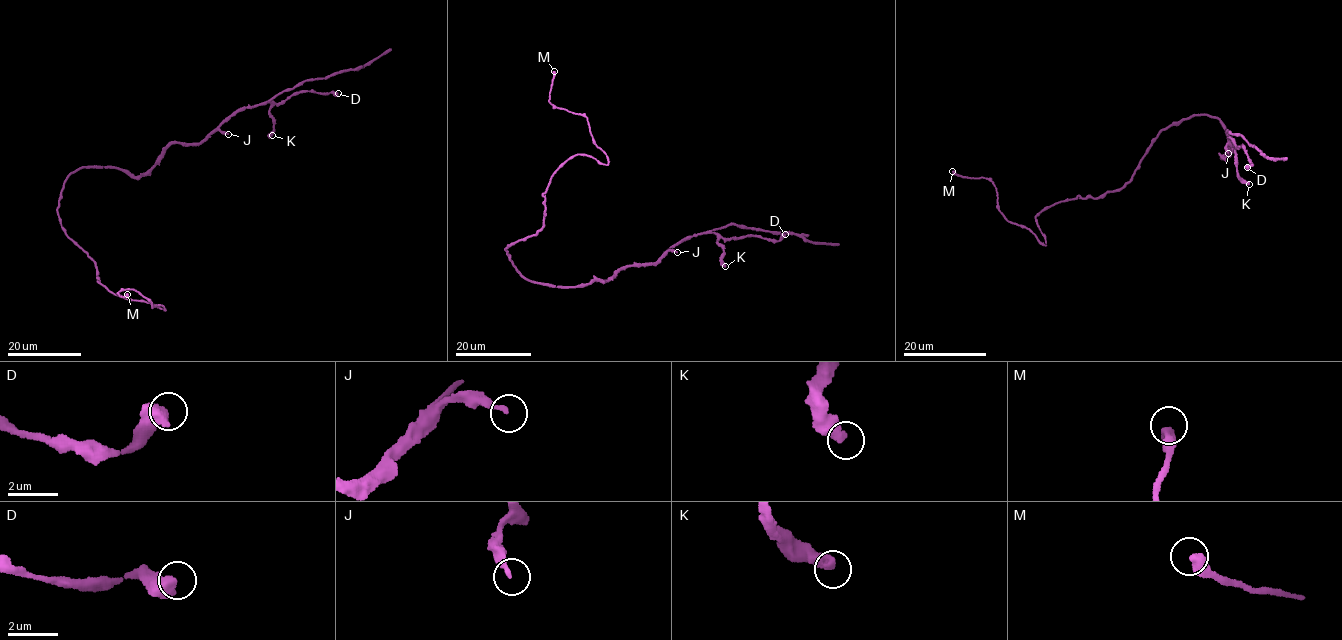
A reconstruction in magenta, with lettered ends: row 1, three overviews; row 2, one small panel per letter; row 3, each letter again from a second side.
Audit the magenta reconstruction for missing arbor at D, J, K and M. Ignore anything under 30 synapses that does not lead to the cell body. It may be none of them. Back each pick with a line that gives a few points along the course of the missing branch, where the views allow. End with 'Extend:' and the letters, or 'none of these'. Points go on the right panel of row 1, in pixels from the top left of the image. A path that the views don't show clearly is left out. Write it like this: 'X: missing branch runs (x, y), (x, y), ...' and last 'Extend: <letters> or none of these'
Extend: none of these

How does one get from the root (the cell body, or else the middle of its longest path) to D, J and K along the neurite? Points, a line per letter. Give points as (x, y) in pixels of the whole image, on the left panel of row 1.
D: (75, 171), (114, 166), (146, 175), (170, 144), (200, 143), (247, 106), (284, 102), (301, 91), (338, 93)
J: (75, 171), (114, 166), (134, 176), (146, 175), (170, 144), (201, 143), (217, 130), (228, 134)
K: (75, 171), (114, 166), (146, 175), (170, 144), (200, 143), (238, 110), (266, 102), (272, 135)

